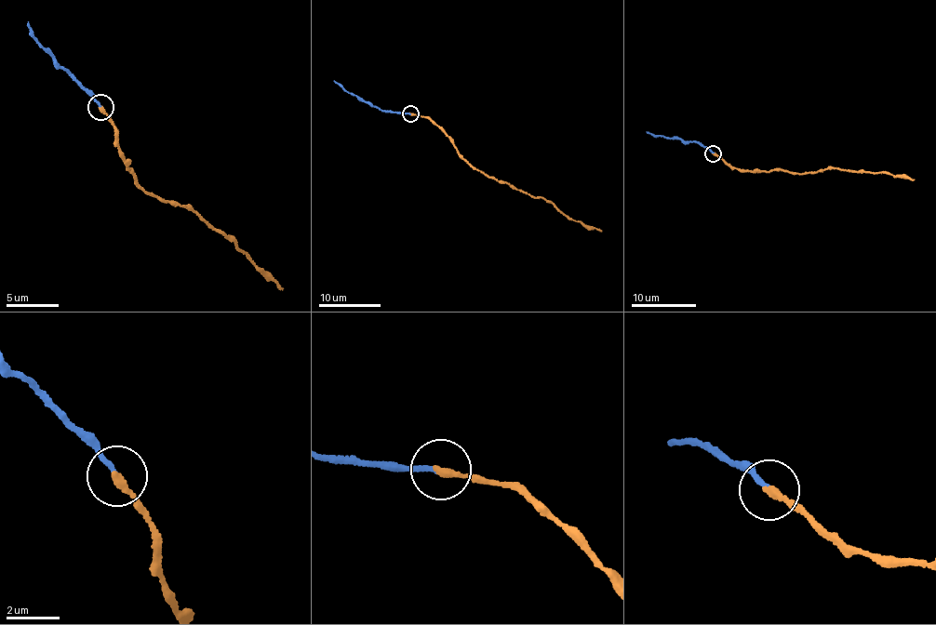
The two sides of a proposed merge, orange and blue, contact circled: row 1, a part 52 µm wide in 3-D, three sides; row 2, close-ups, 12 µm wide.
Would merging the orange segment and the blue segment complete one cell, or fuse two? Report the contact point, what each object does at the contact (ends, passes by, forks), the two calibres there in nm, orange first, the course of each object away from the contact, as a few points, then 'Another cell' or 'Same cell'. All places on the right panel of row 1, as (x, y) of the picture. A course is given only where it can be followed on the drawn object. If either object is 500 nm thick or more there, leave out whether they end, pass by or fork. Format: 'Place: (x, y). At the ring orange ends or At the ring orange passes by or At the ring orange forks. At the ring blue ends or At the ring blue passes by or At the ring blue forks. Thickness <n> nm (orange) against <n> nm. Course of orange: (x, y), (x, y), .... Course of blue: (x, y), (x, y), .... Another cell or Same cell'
Place: (713, 153). At the ring orange ends. At the ring blue ends. Thickness 280 nm (orange) against 170 nm. Course of orange: (713, 153), (738, 169), (813, 173), (833, 167), (851, 172), (861, 169), (897, 174), (913, 180). Course of blue: (713, 152), (691, 141), (664, 138), (646, 131). Another cell

